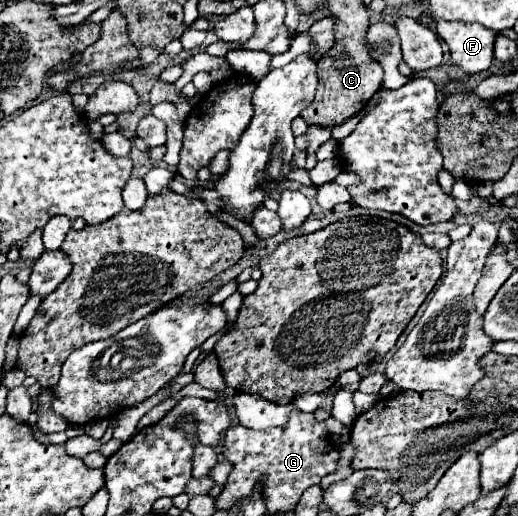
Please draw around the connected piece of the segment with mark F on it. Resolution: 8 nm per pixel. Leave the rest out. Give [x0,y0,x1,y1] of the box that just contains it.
[436,20,498,74]

